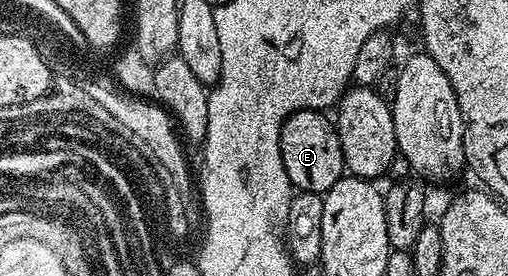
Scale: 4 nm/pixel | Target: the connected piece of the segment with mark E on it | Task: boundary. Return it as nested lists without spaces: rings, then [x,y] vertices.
[[[297,110],[286,117],[280,132],[280,148],[284,160],[284,172],[288,172],[288,180],[294,185],[295,191],[308,194],[323,195],[332,188],[347,173],[346,161],[340,148],[340,136],[337,125],[326,119],[327,115],[321,110]]]

